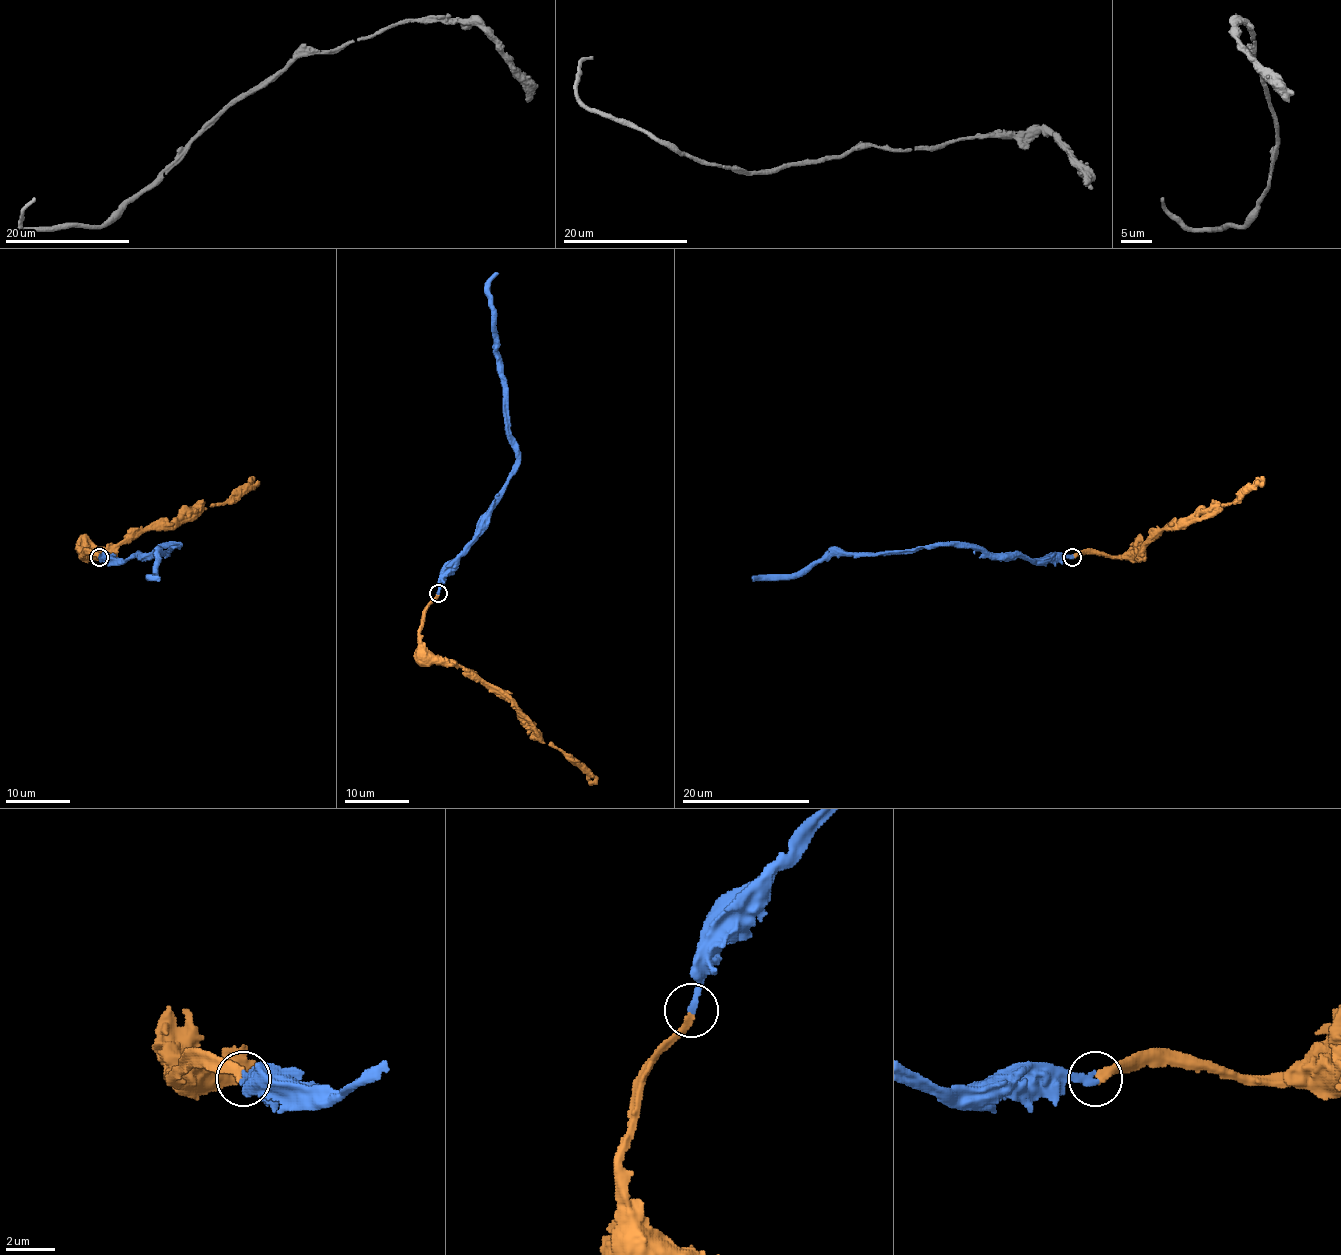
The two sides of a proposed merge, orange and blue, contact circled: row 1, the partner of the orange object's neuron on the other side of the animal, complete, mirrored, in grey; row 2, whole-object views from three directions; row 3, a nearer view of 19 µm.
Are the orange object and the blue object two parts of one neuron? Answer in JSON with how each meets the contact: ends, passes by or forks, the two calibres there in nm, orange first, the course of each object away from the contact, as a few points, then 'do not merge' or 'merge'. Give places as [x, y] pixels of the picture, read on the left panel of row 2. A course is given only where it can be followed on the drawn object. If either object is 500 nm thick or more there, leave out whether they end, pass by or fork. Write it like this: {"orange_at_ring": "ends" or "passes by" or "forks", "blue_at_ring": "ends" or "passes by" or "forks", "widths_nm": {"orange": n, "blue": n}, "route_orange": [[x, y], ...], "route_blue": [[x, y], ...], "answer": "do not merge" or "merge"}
{"orange_at_ring": "ends", "blue_at_ring": "ends", "widths_nm": {"orange": 320, "blue": 300}, "route_orange": [[100, 556], [80, 556], [145, 531], [169, 529], [204, 508], [231, 503], [258, 482]], "route_blue": [[100, 556], [125, 559], [162, 547], [178, 545], [157, 556], [154, 574], [151, 575], [159, 577]], "answer": "merge"}

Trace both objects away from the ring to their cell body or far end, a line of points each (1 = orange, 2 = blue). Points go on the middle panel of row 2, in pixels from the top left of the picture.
1: (438, 593), (425, 611), (419, 641), (435, 656), (469, 669), (496, 686), (542, 741), (562, 749), (597, 784)
2: (438, 593), (440, 577), (464, 553), (480, 518), (517, 468), (502, 362), (496, 351), (489, 280), (497, 272)

